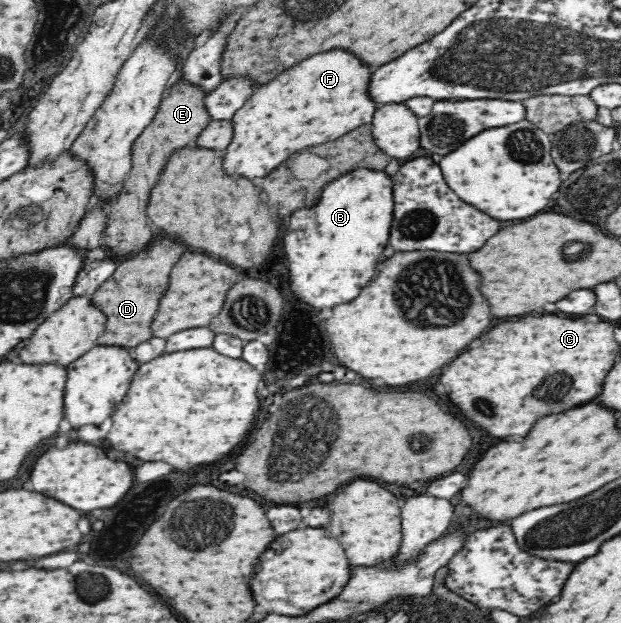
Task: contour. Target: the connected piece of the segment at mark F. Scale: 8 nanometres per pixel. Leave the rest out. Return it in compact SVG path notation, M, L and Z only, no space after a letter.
M330 49L286 69L270 83L258 87L232 119L236 131L224 155L224 171L248 179L266 177L288 155L304 147L334 141L362 123L371 124L377 109L368 95L370 77L370 67L364 67L356 55Z

